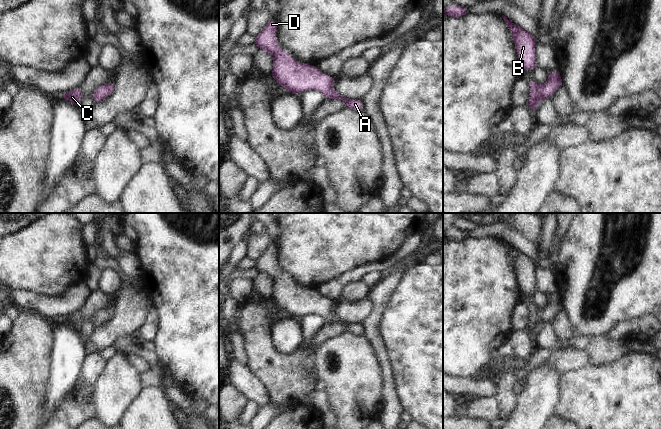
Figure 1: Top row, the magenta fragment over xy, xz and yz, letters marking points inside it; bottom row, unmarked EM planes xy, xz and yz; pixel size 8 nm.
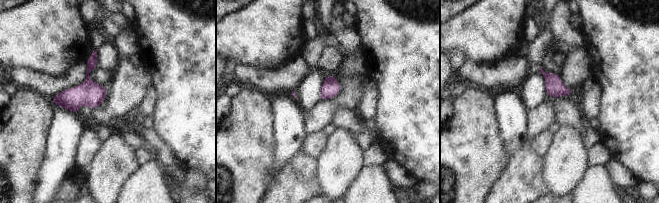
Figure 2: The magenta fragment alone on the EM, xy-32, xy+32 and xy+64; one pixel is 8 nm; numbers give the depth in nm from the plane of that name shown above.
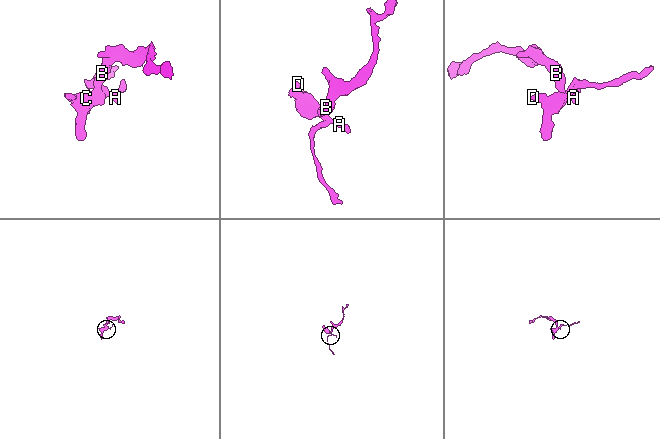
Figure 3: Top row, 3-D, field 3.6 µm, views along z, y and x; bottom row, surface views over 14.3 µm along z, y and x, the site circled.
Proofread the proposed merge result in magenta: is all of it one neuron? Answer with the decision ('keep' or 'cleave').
keep

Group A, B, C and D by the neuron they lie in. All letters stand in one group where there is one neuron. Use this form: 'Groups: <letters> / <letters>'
Groups: A B C D

